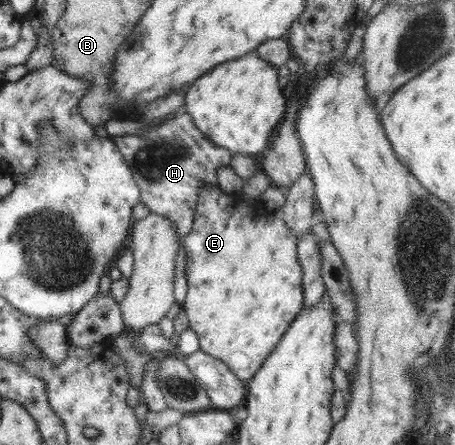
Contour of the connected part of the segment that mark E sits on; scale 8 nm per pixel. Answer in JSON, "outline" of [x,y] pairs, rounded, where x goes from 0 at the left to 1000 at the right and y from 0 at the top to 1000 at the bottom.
{"outline":[[[444,418],[440,436],[435,436],[435,456],[431,461],[431,481],[426,481],[426,499],[422,517],[402,535],[402,557],[409,571],[409,629],[411,629],[411,663],[400,679],[407,706],[415,717],[415,737],[431,746],[437,762],[440,784],[448,793],[457,793],[490,811],[510,838],[516,838],[527,856],[545,856],[574,827],[589,796],[611,775],[637,728],[655,712],[655,706],[666,697],[668,670],[668,620],[657,580],[653,578],[655,537],[646,521],[624,503],[620,488],[611,492],[607,483],[598,483],[598,492],[585,483],[585,474],[571,479],[576,488],[567,488],[563,501],[563,465],[549,456],[536,456],[536,447],[523,438],[497,436],[484,420]]]}

